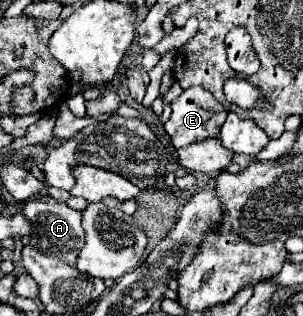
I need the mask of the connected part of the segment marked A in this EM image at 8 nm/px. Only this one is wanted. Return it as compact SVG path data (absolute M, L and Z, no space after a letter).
M40 194L38 198L30 198L28 202L22 204L20 212L28 218L32 224L36 236L32 236L32 244L44 252L44 254L54 254L56 258L68 262L70 266L76 262L76 254L84 246L84 230L80 226L80 212L68 208L66 204L56 202L52 196Z

